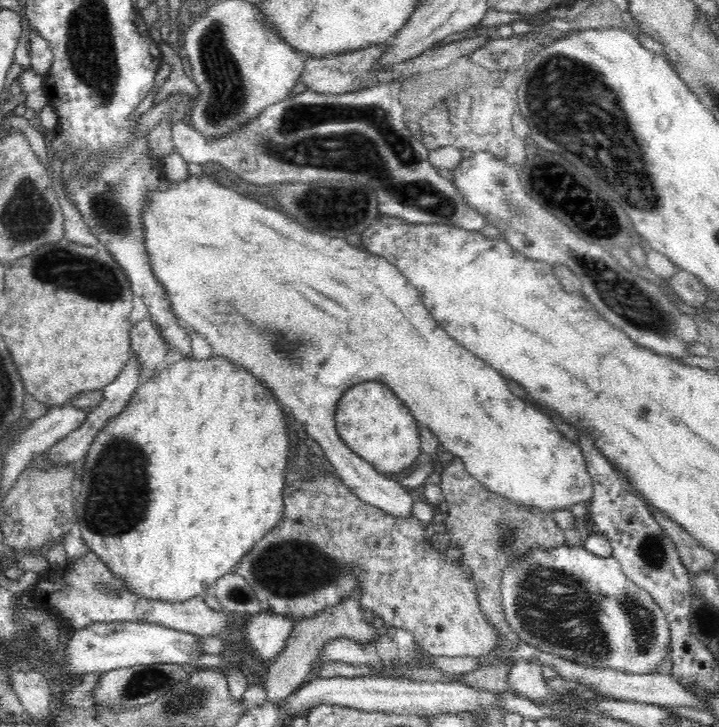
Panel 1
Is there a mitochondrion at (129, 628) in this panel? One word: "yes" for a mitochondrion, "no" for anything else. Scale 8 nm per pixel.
no

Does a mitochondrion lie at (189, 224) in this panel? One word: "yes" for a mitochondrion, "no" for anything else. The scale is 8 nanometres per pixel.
no

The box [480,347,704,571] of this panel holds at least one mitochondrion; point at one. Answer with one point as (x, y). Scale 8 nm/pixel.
(508, 533)

